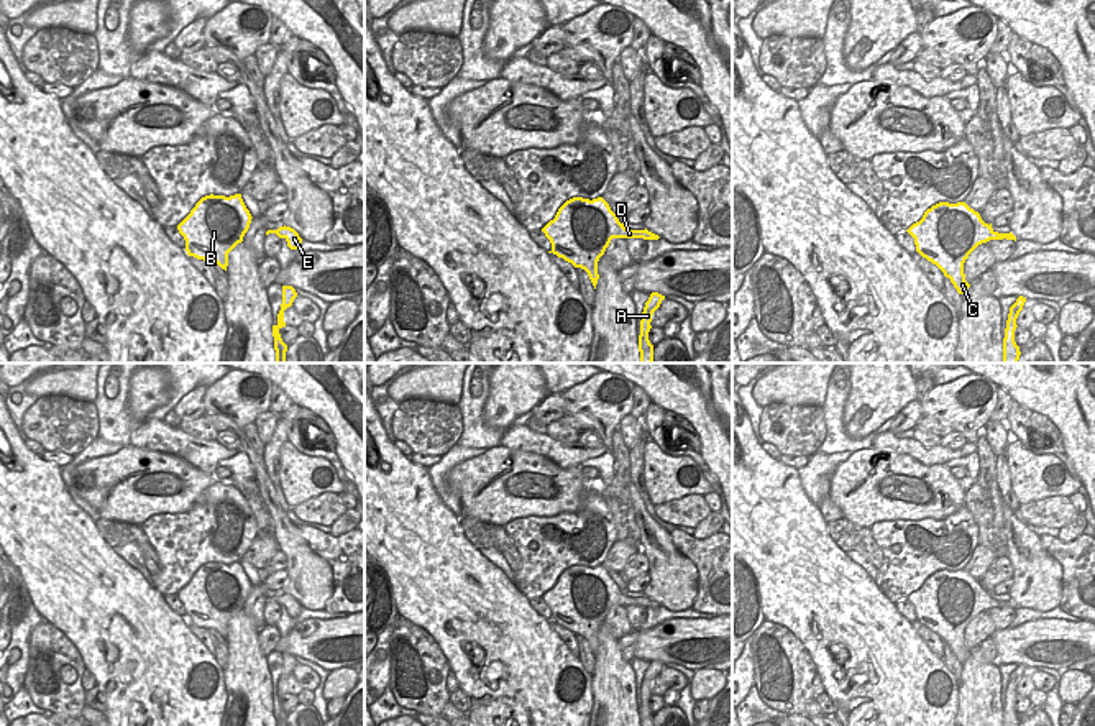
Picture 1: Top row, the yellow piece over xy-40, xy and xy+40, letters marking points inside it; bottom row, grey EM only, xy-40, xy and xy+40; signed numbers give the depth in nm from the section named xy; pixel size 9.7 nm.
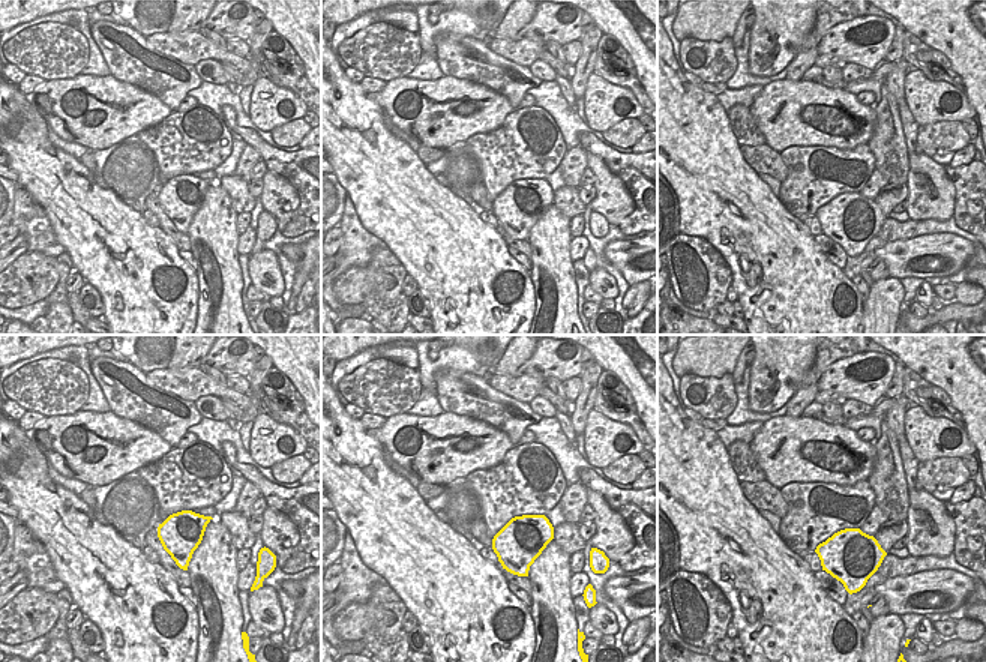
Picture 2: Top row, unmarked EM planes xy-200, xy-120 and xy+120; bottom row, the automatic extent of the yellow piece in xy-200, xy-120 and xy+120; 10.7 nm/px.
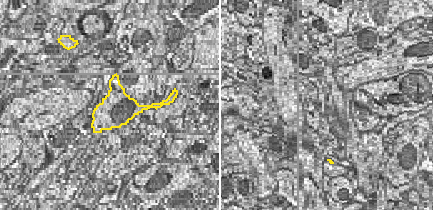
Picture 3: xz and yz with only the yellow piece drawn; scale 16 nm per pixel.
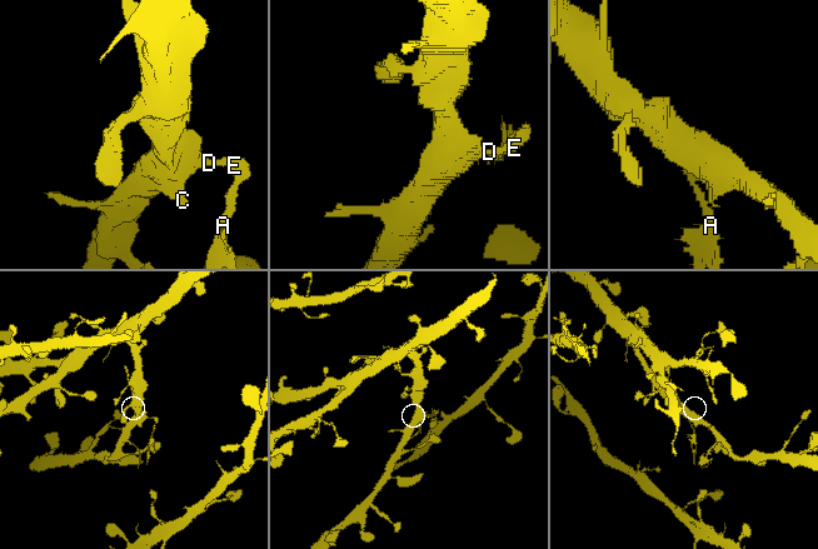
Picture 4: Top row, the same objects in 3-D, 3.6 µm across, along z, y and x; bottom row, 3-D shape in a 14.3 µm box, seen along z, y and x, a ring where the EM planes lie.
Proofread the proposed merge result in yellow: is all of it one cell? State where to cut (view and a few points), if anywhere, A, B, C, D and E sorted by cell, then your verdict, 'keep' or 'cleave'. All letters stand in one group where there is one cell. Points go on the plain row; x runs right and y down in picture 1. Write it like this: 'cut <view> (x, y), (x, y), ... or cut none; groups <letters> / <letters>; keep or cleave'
cut xy (636, 598), (641, 605); groups A E / B C D; cleave

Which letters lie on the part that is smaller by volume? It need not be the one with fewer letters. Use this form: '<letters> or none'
A, E

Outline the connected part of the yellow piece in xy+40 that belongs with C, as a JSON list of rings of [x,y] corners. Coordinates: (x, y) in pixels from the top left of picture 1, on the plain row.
[[[939,570],[906,600],[914,606],[916,619],[936,632],[959,662],[970,655],[964,642],[969,623],[982,611],[1008,606],[985,591],[965,570]]]

